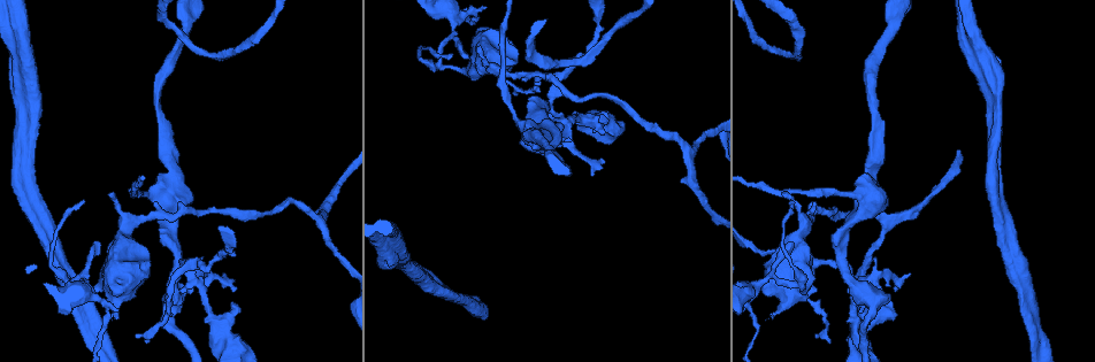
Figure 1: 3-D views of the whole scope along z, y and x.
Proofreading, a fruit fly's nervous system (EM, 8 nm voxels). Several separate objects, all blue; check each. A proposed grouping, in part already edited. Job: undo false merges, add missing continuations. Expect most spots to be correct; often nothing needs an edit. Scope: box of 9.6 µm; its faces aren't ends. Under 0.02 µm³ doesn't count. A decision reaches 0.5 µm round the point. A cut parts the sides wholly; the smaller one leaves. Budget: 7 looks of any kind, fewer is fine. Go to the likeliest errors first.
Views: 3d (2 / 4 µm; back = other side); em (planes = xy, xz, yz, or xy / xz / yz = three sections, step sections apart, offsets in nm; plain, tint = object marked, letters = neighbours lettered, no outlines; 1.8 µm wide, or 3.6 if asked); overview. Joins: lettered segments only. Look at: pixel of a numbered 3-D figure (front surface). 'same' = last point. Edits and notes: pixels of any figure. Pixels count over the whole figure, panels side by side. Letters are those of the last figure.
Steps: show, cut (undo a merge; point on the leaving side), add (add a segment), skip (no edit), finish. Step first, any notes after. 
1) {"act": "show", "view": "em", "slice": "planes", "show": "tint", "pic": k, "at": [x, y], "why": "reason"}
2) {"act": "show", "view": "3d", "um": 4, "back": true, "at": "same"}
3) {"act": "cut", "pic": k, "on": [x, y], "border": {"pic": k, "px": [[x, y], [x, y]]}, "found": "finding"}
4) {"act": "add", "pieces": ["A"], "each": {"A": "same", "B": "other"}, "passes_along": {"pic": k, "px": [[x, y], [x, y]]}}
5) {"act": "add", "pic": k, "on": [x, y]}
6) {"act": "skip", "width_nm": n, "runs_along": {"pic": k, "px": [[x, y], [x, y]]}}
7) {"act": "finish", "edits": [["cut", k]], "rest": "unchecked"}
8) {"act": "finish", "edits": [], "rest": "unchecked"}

{"act": "show", "view": "em", "slice": "yz", "step": 16, "show": "tint", "pic": 1, "at": [178, 259], "why": "four arms meet"}

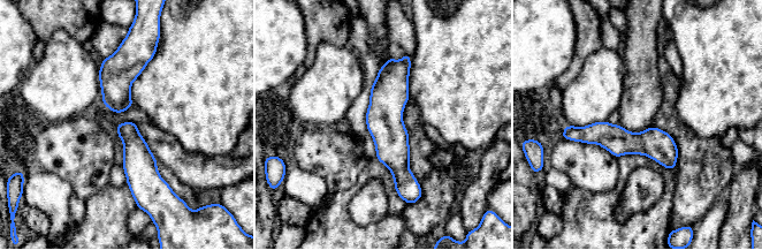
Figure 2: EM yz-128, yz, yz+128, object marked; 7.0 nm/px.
{"act": "show", "view": "em", "slice": "planes", "show": "letters", "at": "same", "why": "cut it another way"}

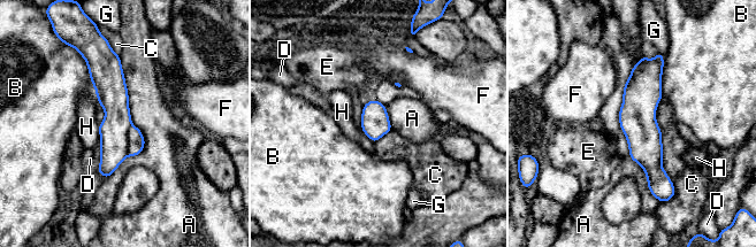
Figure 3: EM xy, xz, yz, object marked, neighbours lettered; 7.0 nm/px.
{"act": "cut", "pic": 3, "on": [136, 139], "each": {"A": "other", "B": "other", "C": "other", "D": "other", "E": "other", "F": "other", "G": "other", "H": "other"}, "found": "two cells meet here"}

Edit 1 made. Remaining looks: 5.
{"act": "show", "view": "overview"}

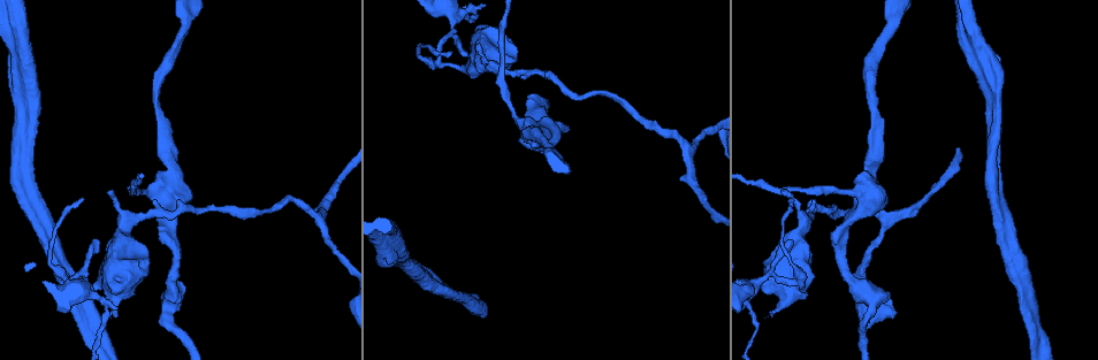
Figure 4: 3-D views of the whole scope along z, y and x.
{"act": "show", "view": "em", "slice": "xz", "step": 8, "show": "letters", "pic": 4, "at": [438, 62], "why": "sharp bend"}

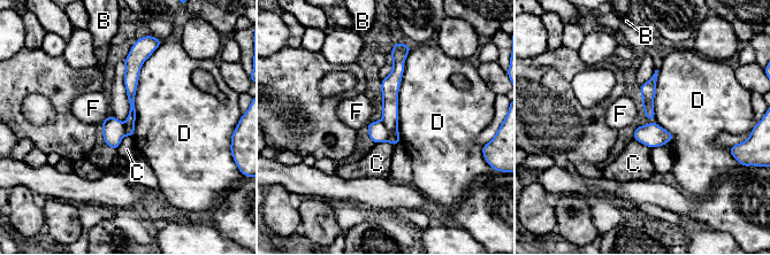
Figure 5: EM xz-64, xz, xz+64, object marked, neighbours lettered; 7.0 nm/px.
{"act": "cut", "pic": 5, "on": [389, 93], "each": {"B": "other", "C": "other", "D": "other", "F": "other"}, "part_leaving": {"pic": 5, "px": [[138, 59], [131, 72], [129, 132]]}, "found": "two cells meet here"}

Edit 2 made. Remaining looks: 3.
{"act": "show", "view": "overview", "why": "see it whole again"}

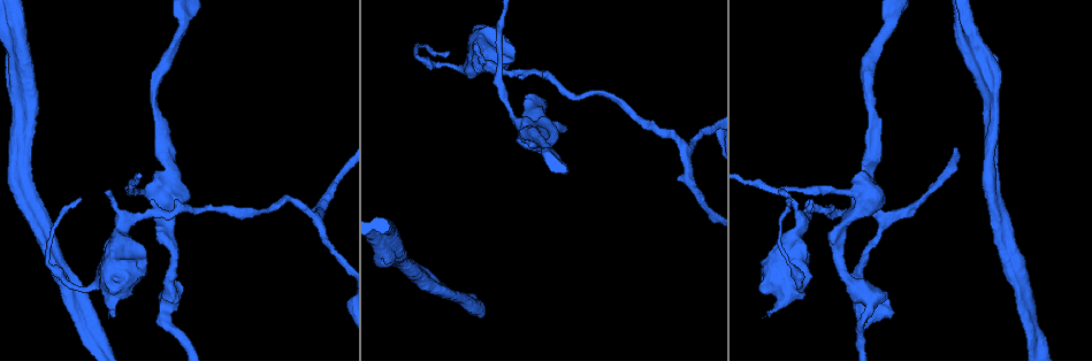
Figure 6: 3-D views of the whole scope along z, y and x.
{"act": "show", "view": "em", "slice": "xy", "step": 16, "show": "tint", "pic": 6, "at": [386, 254], "why": "calibre changes"}

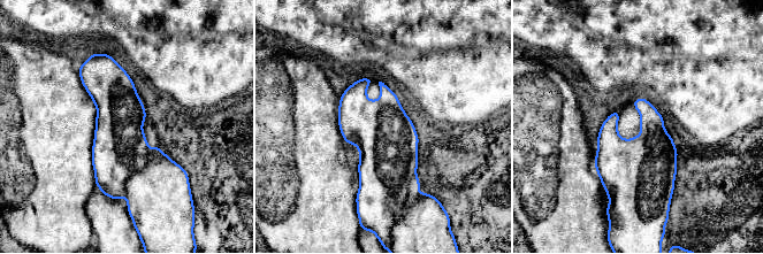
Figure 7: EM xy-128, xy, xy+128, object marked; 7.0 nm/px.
{"act": "show", "view": "em", "slice": "planes", "show": "letters", "at": "same"}

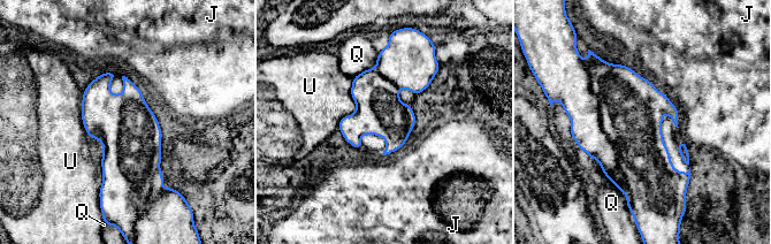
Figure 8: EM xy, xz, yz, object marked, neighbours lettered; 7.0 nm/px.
{"act": "skip", "each": {"J": "other", "Q": "other", "U": "other"}, "border": {"pic": 8, "px": [[626, 66], [670, 100], [678, 119]]}, "found": "one cell here"}

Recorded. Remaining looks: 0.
{"act": "finish", "edits": [["cut", 3], ["cut", 5]], "rest": "unchecked"}

